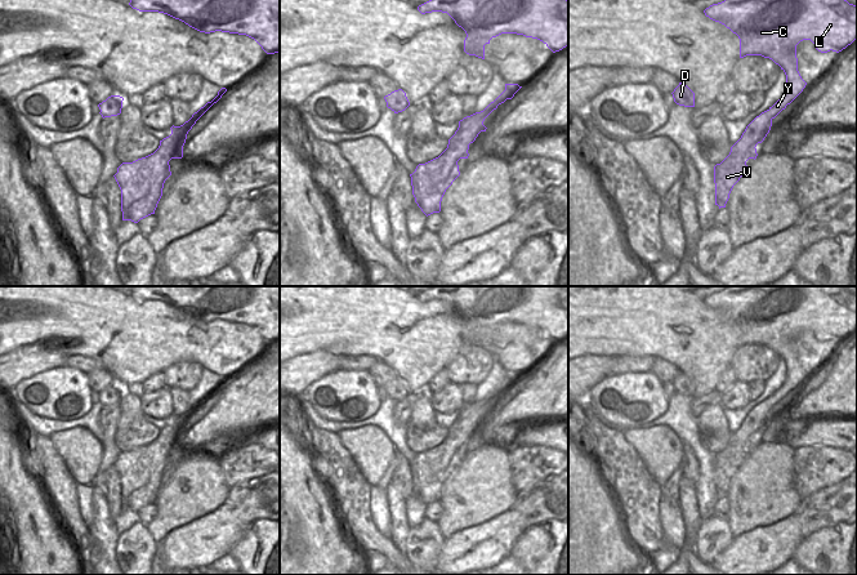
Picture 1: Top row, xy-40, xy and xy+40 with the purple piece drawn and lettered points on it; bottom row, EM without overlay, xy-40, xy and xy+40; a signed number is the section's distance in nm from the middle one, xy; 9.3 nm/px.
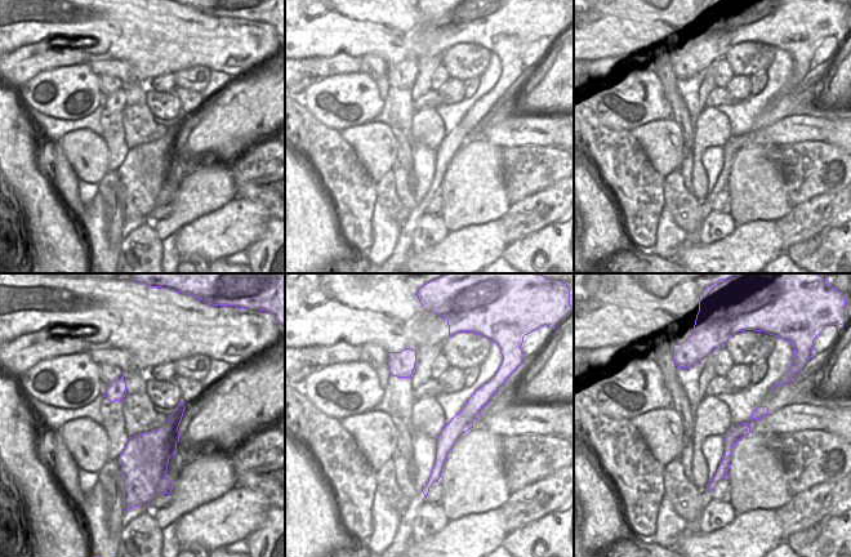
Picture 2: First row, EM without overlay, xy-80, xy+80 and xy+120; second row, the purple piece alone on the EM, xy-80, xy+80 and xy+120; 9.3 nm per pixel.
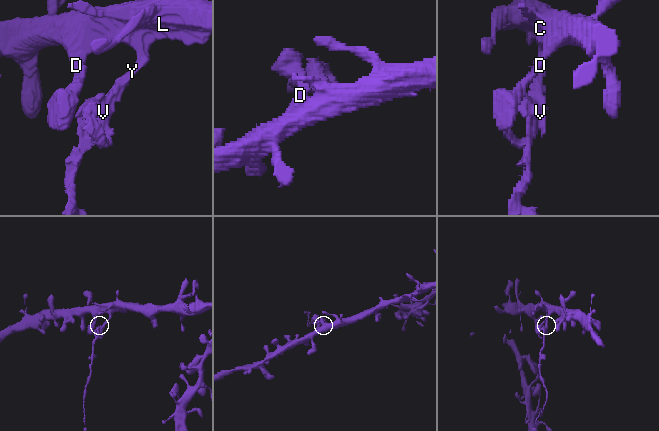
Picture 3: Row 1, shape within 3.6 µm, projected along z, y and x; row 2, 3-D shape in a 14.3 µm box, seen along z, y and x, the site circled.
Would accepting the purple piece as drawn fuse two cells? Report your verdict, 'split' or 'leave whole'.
split

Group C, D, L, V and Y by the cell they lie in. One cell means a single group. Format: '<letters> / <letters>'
C D L Y / V

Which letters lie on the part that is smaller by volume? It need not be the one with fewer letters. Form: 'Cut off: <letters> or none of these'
Cut off: V

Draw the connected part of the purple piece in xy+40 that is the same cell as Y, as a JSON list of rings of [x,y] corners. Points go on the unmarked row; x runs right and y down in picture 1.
[[[727,286],[704,299],[710,308],[724,313],[740,327],[740,347],[762,344],[772,348],[786,364],[782,385],[769,396],[775,407],[805,376],[798,360],[796,334],[811,329],[821,342],[842,340],[857,329],[857,295],[843,286]]]

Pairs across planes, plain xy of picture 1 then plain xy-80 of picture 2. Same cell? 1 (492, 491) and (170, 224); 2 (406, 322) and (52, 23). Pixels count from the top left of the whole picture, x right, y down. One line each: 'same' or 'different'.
1: same
2: same

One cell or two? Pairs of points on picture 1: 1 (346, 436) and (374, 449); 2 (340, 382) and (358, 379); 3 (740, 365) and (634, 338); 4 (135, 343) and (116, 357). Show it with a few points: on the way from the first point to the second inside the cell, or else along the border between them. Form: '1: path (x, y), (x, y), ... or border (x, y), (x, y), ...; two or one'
1: path (352, 440), (367, 445); one
2: path (344, 382), (355, 382); one
3: border (739, 346), (730, 366); two
4: path (130, 343), (121, 352); one

